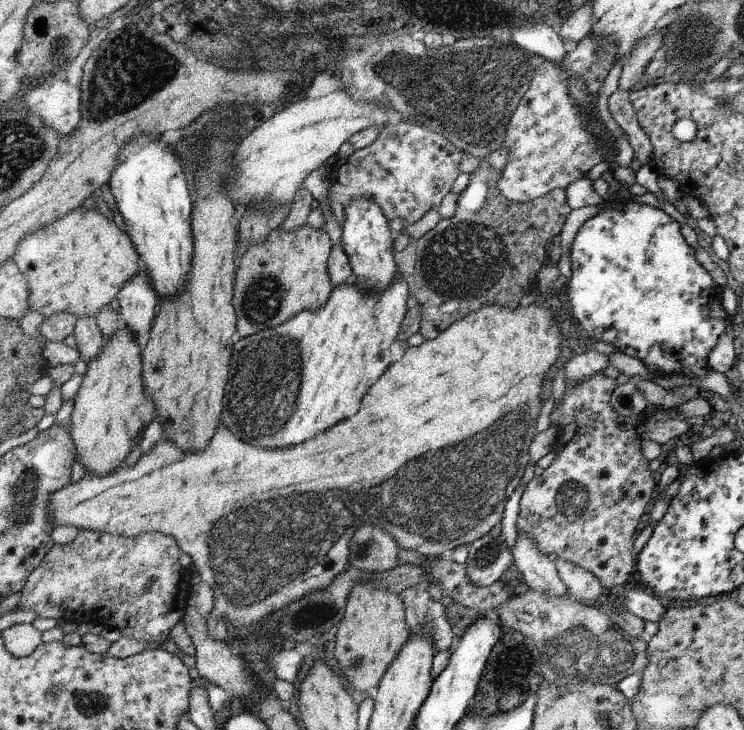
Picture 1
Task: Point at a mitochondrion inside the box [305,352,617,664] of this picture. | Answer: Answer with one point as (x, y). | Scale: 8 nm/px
(574, 501)

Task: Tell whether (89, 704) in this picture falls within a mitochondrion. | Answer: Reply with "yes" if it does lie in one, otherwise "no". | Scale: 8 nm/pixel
yes

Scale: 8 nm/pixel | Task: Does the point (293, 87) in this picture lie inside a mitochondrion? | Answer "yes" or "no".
no

